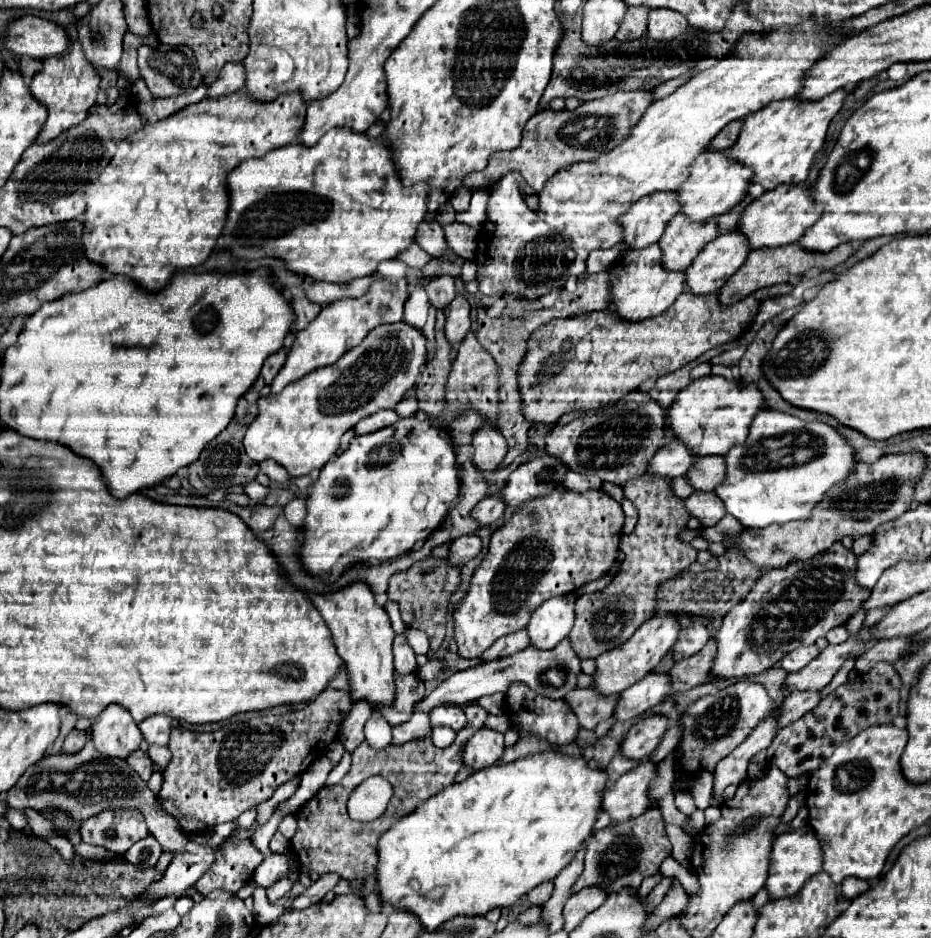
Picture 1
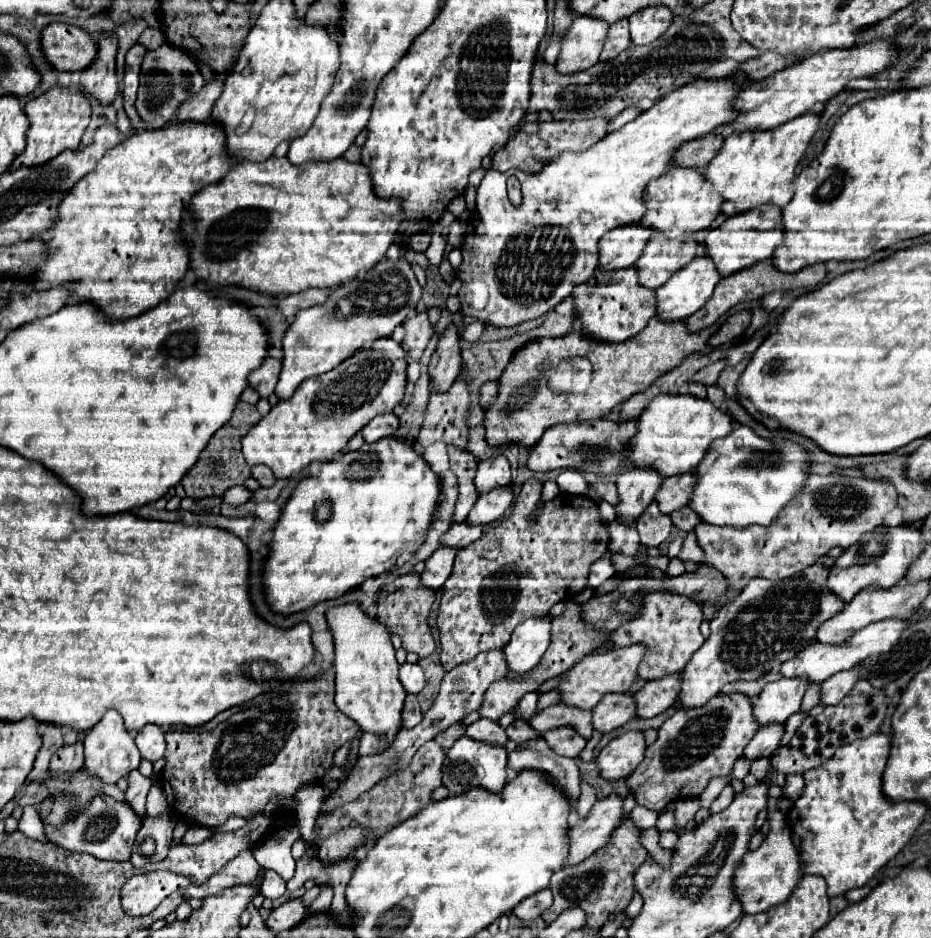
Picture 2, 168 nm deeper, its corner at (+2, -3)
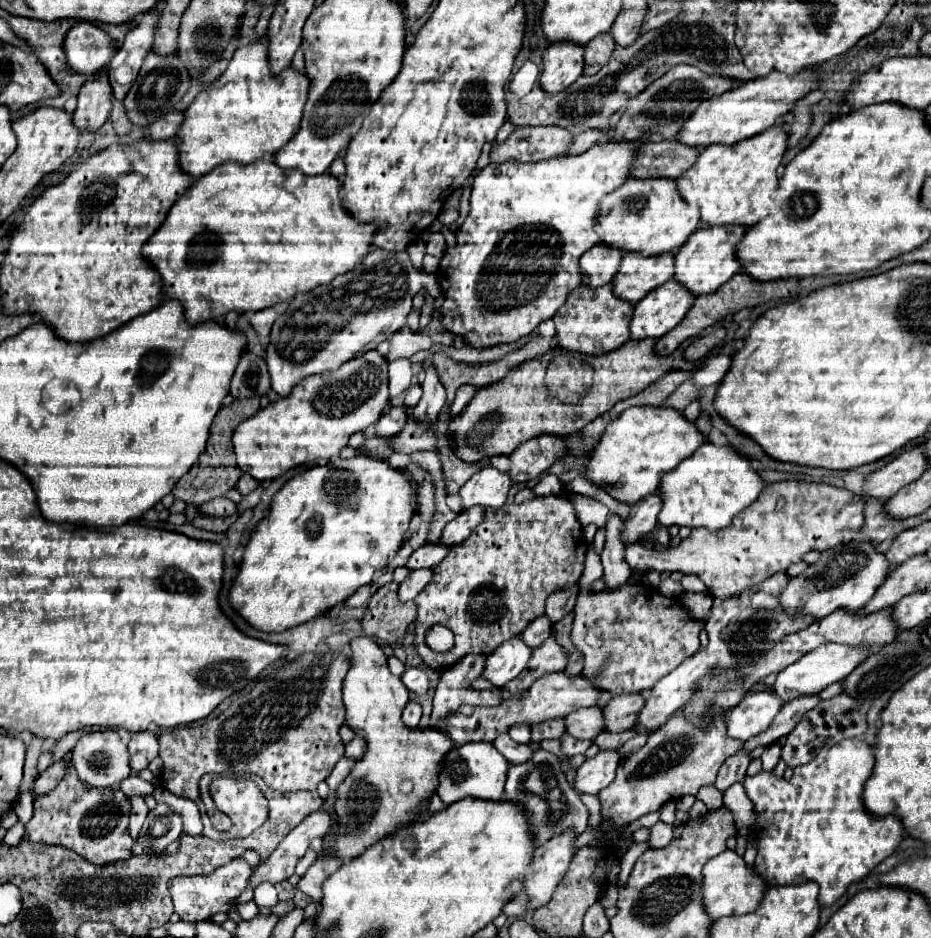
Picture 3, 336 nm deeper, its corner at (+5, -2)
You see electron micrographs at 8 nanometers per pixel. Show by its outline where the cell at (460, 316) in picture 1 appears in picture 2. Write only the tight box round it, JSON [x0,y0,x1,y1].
[430,323,460,391]

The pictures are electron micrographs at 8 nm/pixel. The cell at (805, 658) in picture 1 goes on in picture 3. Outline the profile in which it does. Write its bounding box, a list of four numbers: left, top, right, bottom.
[773,644,869,702]

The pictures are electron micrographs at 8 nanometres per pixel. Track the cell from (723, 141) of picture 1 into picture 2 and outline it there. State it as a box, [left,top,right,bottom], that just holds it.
[674,133,724,169]

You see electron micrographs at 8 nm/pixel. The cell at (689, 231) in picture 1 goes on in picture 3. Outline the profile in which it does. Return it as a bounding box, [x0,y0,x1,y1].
[613,252,673,304]

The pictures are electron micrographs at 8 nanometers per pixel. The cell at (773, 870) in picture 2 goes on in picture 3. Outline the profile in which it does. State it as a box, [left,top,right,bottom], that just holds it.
[701,850,767,920]

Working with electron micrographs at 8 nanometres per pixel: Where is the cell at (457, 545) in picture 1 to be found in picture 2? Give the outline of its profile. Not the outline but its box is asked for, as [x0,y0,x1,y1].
[422,547,458,589]

